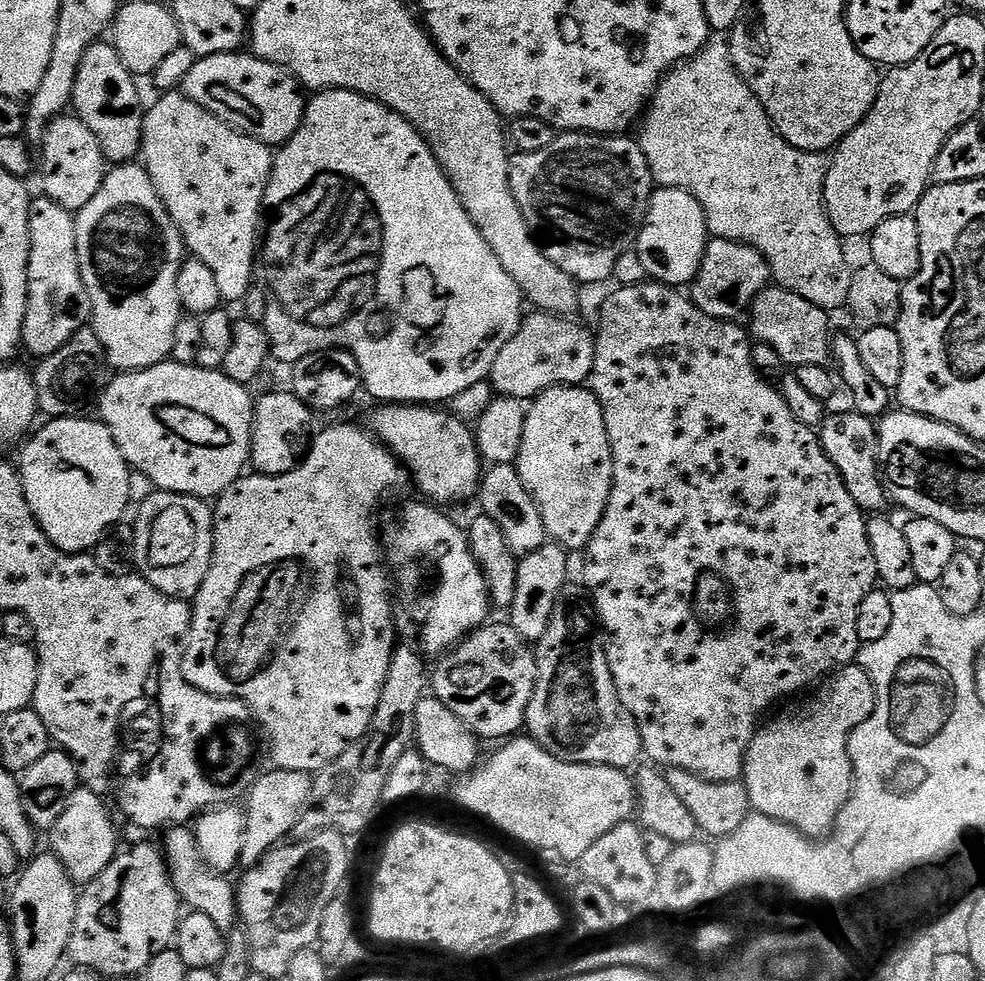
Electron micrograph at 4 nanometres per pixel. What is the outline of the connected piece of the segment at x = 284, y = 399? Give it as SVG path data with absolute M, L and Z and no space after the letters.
M290 390L270 392L255 401L252 416L251 454L249 463L257 475L280 476L298 463L298 442L312 416L300 399Z

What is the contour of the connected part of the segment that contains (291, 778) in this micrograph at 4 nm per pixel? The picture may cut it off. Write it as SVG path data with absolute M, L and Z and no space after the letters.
M281 768L271 771L265 776L257 778L256 785L253 783L249 787L246 797L248 808L246 807L244 812L244 837L242 838L242 854L239 862L239 867L244 870L253 868L255 864L260 863L266 853L272 851L281 842L287 841L295 833L296 819L300 817L300 812L306 806L306 798L310 798L312 776L309 773L298 770L282 770Z

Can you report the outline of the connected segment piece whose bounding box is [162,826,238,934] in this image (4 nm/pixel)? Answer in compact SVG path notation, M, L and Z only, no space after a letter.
M173 826L163 833L162 851L164 861L168 863L168 874L172 885L176 887L181 901L191 911L206 914L206 918L214 921L214 926L228 934L237 927L238 913L236 910L236 888L228 881L227 875L215 872L202 858L198 850L195 831L188 826Z

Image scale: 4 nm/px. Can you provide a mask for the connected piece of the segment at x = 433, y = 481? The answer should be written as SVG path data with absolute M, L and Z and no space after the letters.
M381 403L368 416L367 427L405 468L425 501L436 506L460 504L477 495L482 461L473 429L439 407L422 404Z

